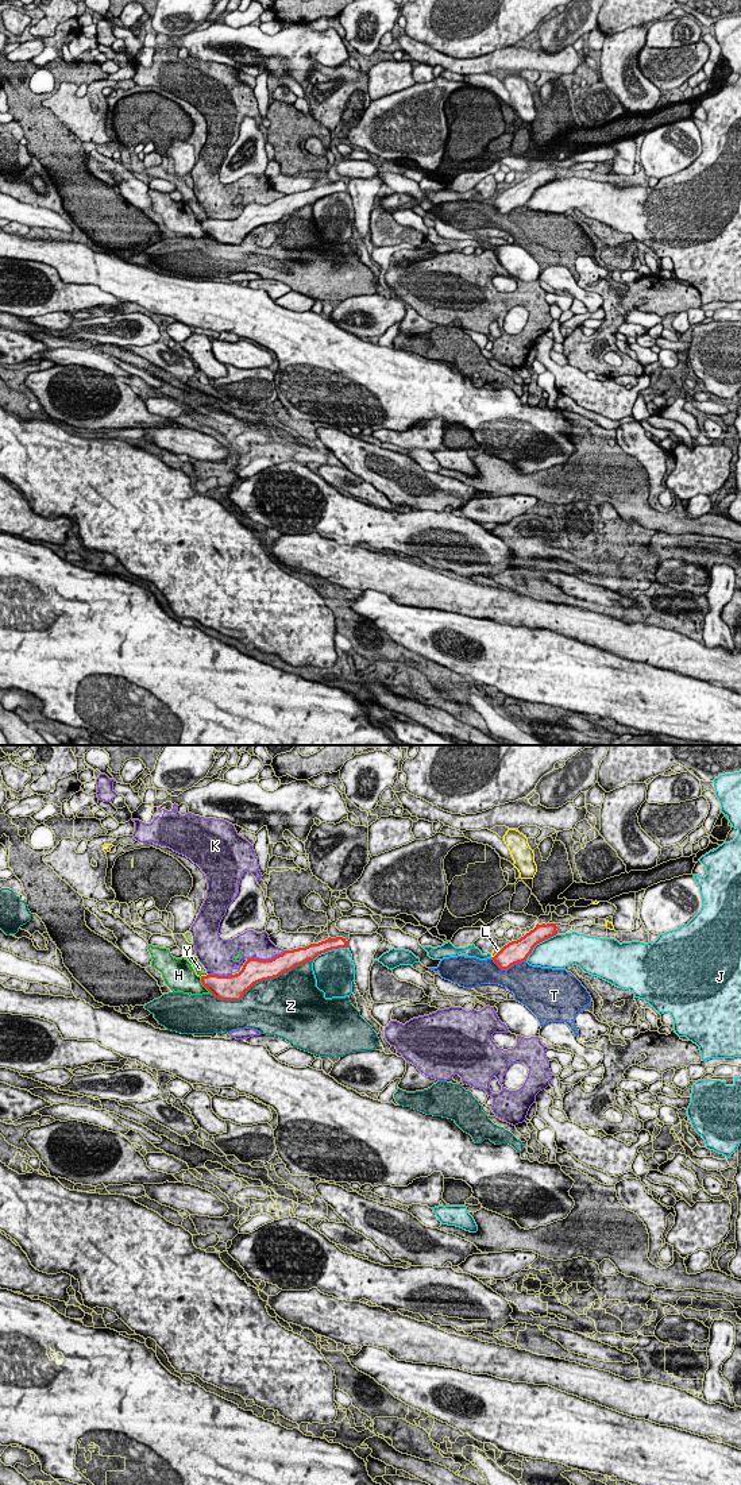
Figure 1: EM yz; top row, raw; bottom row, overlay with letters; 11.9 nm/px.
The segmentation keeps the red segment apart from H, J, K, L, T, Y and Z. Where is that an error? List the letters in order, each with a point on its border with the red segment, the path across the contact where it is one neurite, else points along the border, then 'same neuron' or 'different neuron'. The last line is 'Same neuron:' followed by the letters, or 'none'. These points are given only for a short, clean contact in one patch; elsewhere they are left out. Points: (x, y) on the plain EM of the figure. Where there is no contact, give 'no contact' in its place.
H: meets red in yz at (204, 230); border along yz (200, 222), (200, 226), (212, 238); different neuron
J: meets red in yz at (539, 186); different neuron
K: meets red in yz at (266, 204); different neuron
L: meets red in yz at (497, 197); border along yz (501, 193), (491, 201); different neuron
T: meets red in yz at (508, 212); different neuron
Y: meets red in yz at (203, 220); border along yz (207, 218), (200, 220); different neuron
Z: meets red in yz at (262, 224); different neuron
Same neuron: none

